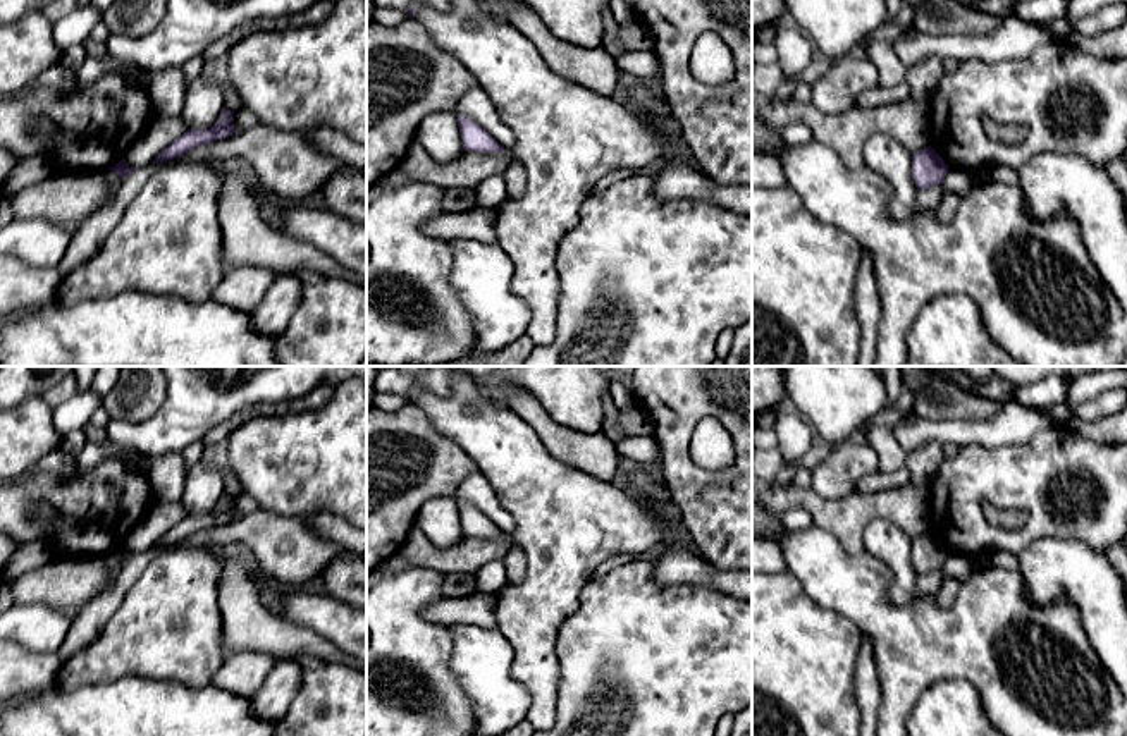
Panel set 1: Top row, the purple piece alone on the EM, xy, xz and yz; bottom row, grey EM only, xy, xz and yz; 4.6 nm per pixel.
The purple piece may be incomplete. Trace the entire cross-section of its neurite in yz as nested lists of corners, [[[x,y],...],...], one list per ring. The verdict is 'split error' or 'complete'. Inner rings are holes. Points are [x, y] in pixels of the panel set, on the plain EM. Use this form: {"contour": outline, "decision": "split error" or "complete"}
{"contour": [[[931,531],[912,540],[912,564],[917,576],[943,569],[946,557],[948,550]]], "decision": "complete"}

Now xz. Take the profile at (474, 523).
{"contour": [[[456,500],[461,530],[465,537],[501,538],[501,531],[485,514],[473,506]]], "decision": "complete"}

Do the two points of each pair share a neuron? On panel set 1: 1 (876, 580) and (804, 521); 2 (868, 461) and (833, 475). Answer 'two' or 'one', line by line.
1: two
2: one

